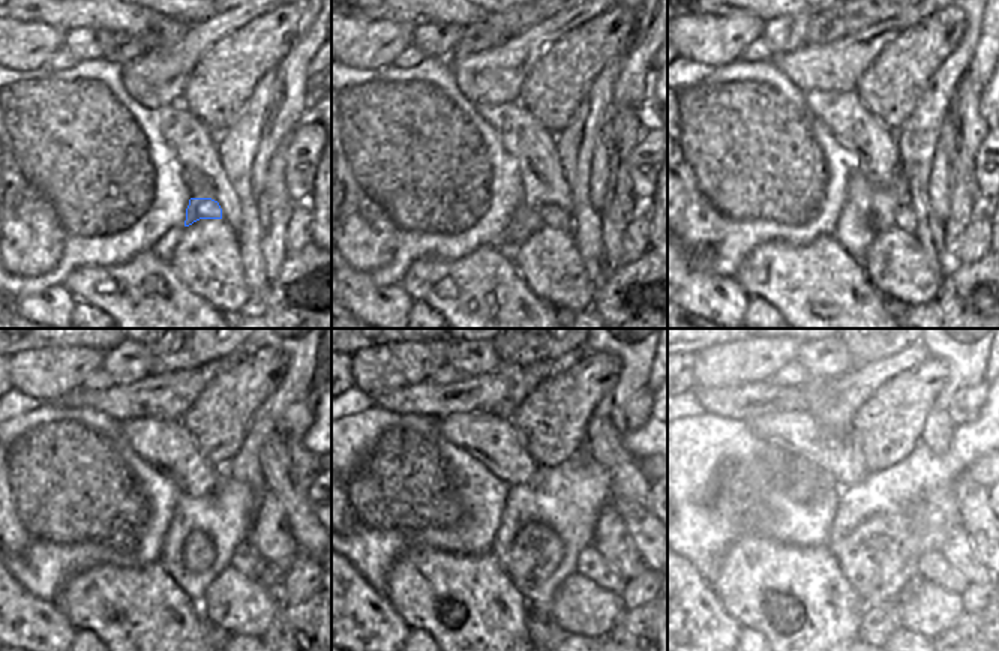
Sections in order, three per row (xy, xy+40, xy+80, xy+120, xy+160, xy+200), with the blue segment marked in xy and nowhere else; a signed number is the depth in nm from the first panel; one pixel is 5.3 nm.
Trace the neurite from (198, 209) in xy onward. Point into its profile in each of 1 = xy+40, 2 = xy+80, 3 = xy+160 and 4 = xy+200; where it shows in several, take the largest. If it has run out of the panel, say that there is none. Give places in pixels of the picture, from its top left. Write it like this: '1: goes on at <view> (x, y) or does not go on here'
1: goes on at xy+40 (551, 215)
2: goes on at xy+80 (905, 218)
3: goes on at xy+160 (590, 563)
4: goes on at xy+200 (932, 567)

